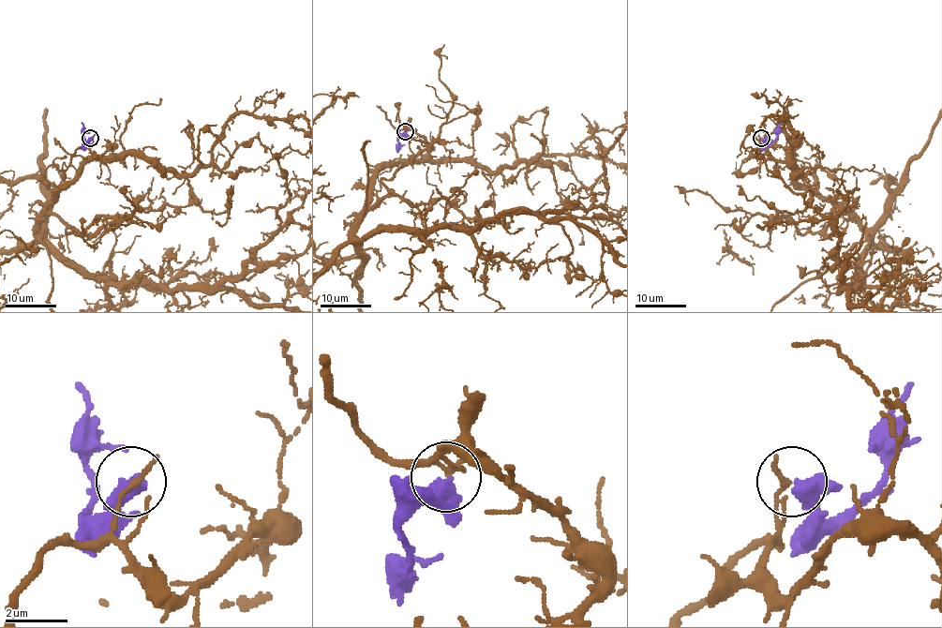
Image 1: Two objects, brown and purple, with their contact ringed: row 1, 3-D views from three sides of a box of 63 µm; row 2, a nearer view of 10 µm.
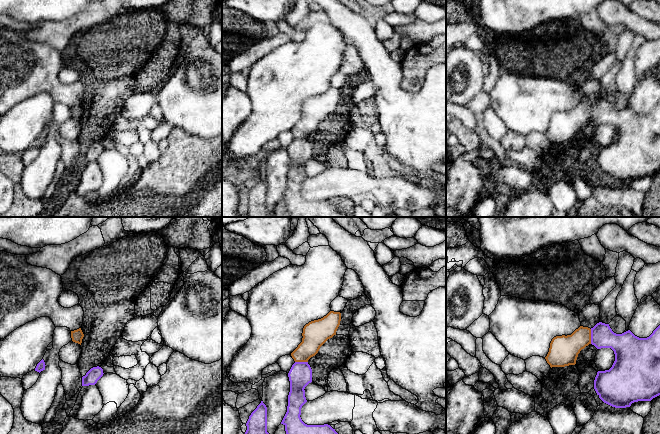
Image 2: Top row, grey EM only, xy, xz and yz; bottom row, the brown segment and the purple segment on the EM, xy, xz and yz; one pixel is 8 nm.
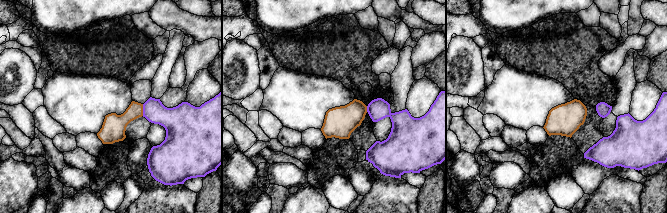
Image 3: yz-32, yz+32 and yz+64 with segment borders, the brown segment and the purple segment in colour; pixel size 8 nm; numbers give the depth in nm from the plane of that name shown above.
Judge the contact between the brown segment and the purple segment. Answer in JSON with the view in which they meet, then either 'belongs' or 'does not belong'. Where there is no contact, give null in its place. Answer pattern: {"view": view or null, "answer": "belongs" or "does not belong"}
{"view": "yz", "answer": "does not belong"}

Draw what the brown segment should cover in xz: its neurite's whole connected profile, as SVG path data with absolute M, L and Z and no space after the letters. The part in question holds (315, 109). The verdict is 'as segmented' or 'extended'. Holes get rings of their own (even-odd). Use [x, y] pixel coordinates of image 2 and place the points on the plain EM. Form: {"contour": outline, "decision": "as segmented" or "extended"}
{"contour": "M330 87L321 95L306 100L303 104L302 118L291 129L295 138L308 138L320 123L334 111L340 101L341 89Z", "decision": "as segmented"}

